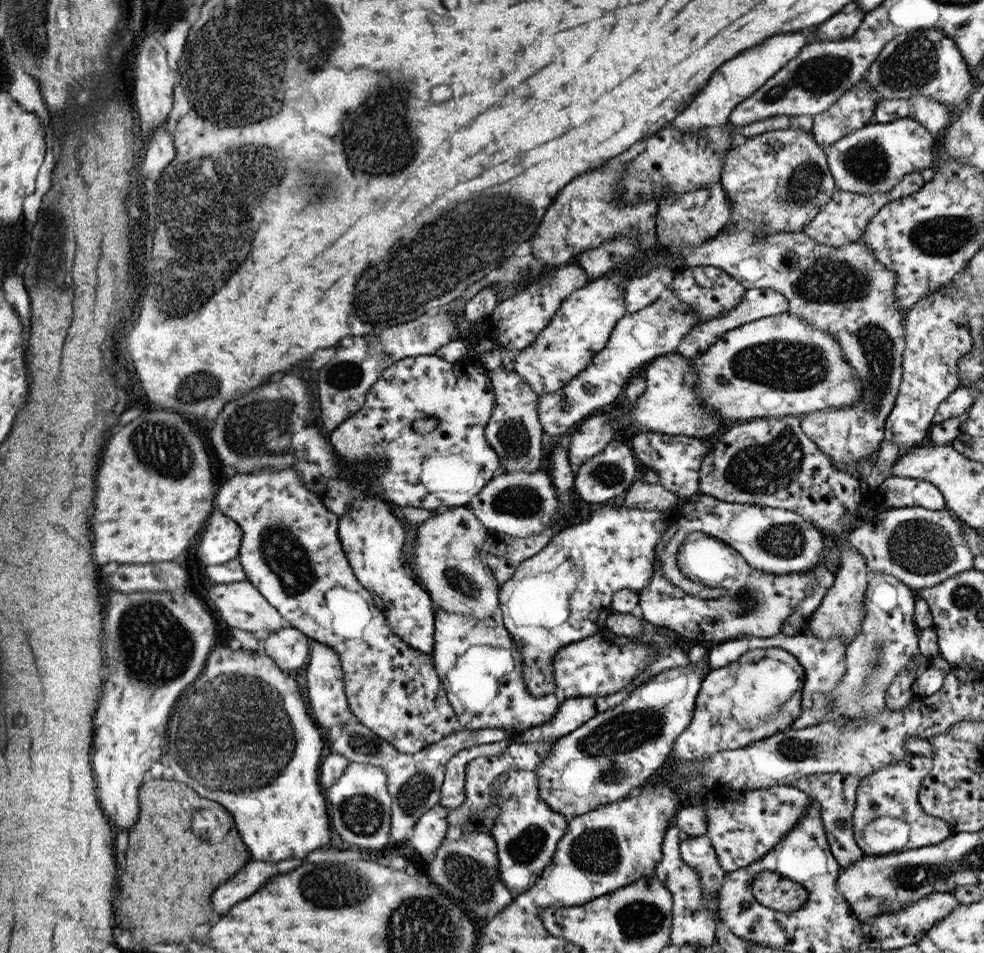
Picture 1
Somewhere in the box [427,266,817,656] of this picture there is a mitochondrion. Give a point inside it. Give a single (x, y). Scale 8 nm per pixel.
(768, 467)

